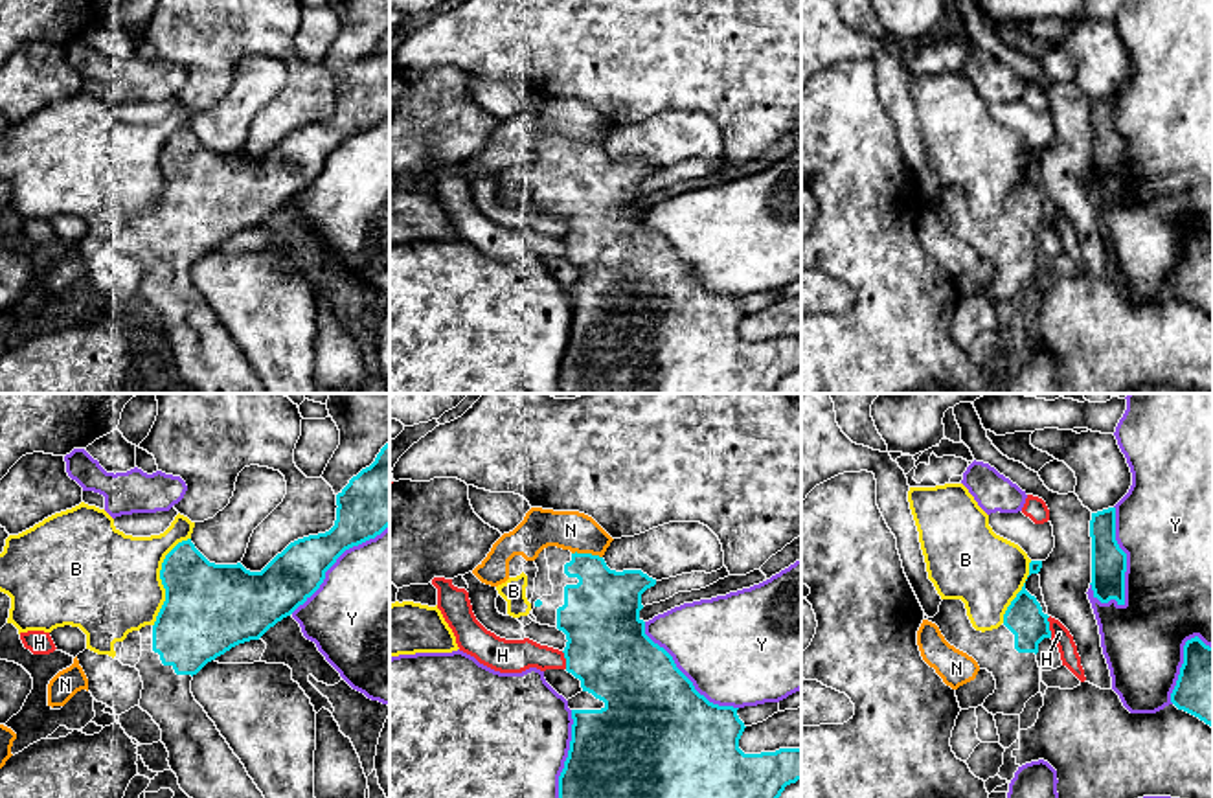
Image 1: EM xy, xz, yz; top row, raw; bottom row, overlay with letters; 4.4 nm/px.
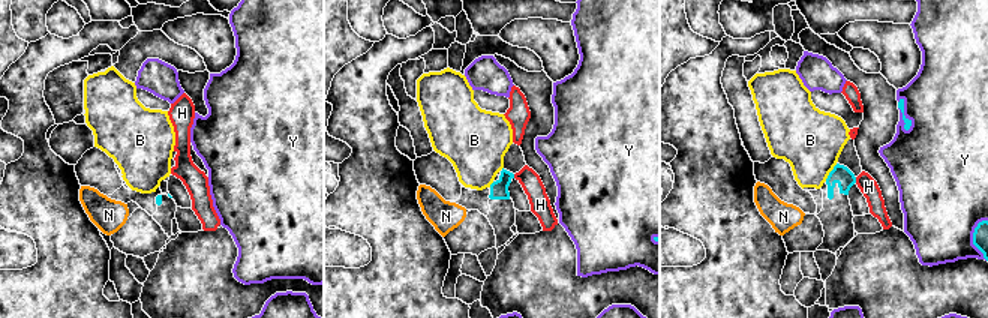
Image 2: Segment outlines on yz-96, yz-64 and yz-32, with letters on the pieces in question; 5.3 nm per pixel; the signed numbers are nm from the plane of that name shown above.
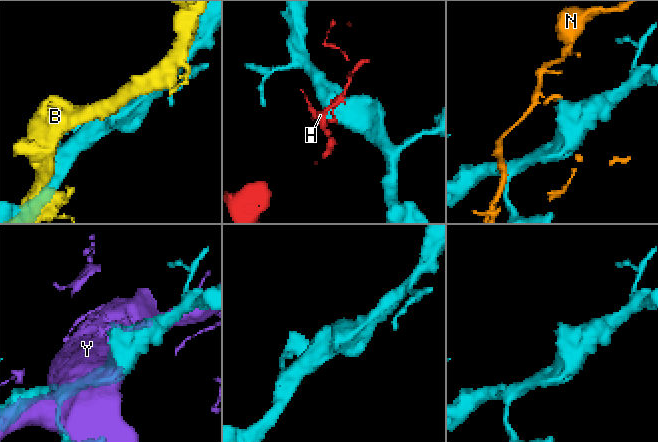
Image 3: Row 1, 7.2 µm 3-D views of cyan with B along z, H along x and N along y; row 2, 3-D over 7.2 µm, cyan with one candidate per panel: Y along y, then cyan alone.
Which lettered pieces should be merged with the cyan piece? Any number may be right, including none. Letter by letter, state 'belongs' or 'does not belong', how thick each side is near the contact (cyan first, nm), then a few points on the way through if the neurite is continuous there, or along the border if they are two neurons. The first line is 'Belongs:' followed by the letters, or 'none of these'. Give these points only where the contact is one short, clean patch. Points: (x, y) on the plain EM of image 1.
Belongs: none of these
B: does not belong; calibres 400 and 460 nm
H: does not belong; calibres 170 and 80 nm
N: does not belong; calibres 320 and 180 nm; border xz (572, 140), (590, 140), (601, 146)
Y: does not belong; calibres 160 and 500 nm

